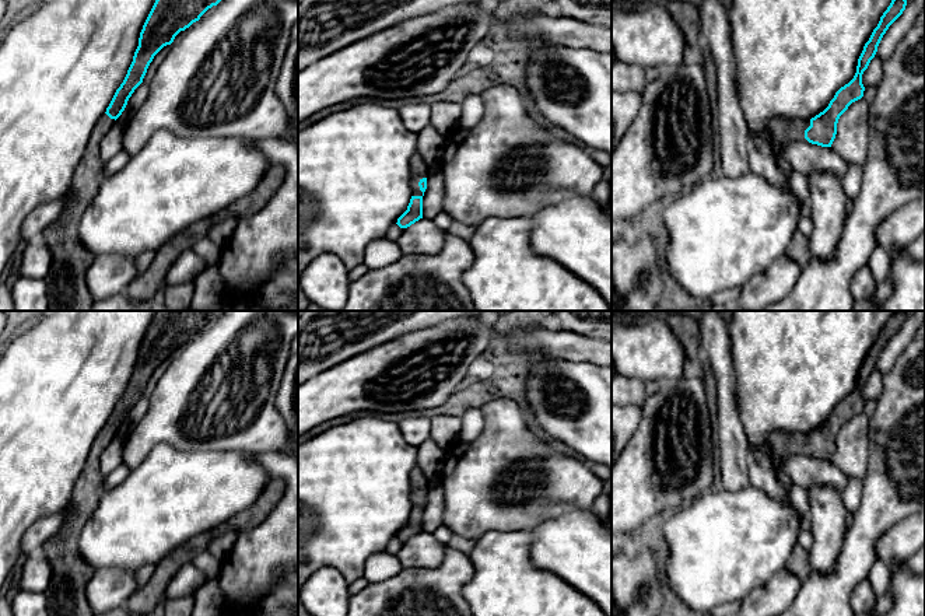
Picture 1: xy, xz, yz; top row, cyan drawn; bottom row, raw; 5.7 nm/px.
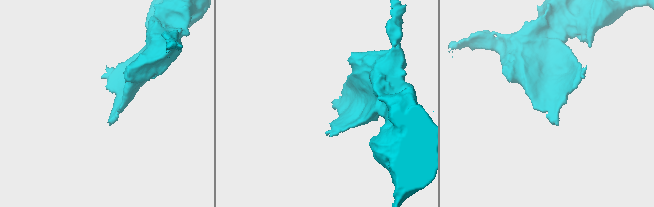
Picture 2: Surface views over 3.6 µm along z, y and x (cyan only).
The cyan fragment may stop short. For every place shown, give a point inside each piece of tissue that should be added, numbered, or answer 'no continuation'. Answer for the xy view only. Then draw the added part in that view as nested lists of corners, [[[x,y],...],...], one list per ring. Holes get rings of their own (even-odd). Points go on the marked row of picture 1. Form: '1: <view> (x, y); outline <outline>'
1: xy (66, 283); outline [[[104,113],[97,122],[84,155],[64,195],[64,209],[42,232],[52,262],[43,279],[49,291],[49,311],[91,311],[94,298],[87,287],[85,274],[94,256],[81,245],[78,224],[94,200],[105,162],[99,157],[99,143],[113,126],[115,119]]]

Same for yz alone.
1: yz (782, 130); outline [[[774,118],[770,123],[771,136],[778,143],[807,141],[805,130],[810,126],[810,120],[789,120]]]

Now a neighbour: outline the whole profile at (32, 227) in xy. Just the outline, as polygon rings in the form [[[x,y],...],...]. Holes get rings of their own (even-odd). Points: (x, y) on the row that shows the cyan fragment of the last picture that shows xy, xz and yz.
[[[64,196],[41,204],[28,214],[21,225],[21,237],[24,241],[39,239],[43,230],[53,223],[64,209]]]

